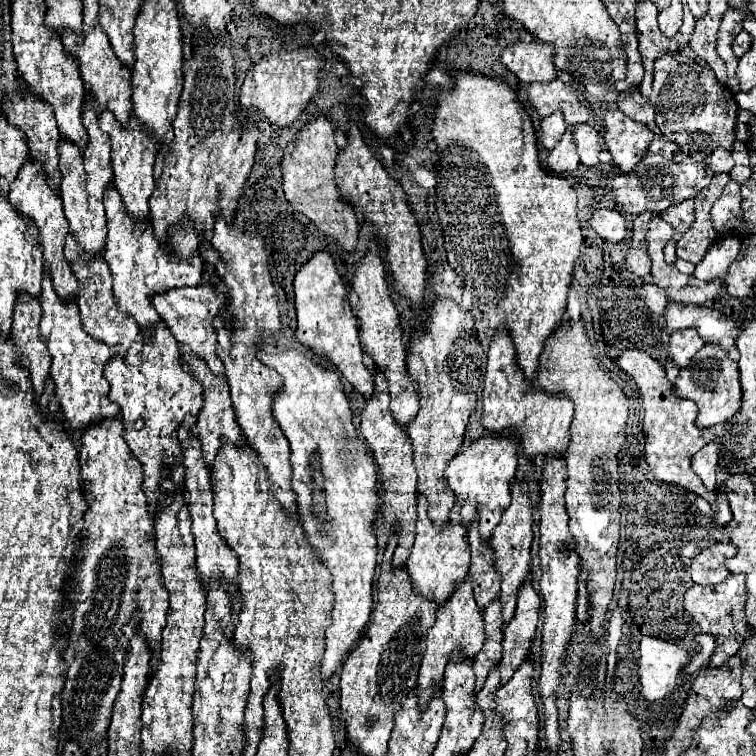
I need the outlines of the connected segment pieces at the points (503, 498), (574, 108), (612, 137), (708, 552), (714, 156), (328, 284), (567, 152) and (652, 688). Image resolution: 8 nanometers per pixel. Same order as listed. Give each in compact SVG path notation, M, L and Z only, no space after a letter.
M483 437L461 449L445 471L445 485L455 493L457 501L475 501L479 513L479 535L489 541L497 527L501 513L511 503L511 483L517 467L517 447L511 437Z
M553 79L551 83L533 83L529 85L529 103L537 111L541 119L549 117L555 111L561 111L567 125L575 123L587 123L589 111L577 97L577 89L573 87L573 81L559 81Z
M621 111L605 115L605 147L621 173L629 173L641 161L651 139L653 133L643 123L629 119Z
M712 543L703 549L691 567L691 579L697 585L717 585L723 583L729 571L725 569L725 559L737 554L731 543Z
M719 147L715 153L711 153L711 157L707 157L707 163L713 173L729 173L733 167L733 157L727 149Z
M315 253L295 275L295 309L297 309L297 341L309 345L317 355L327 357L339 373L361 393L365 399L373 393L373 377L363 365L363 351L359 343L357 319L349 307L347 287L335 269L329 253Z
M569 127L567 133L561 137L561 141L555 145L555 149L549 151L547 169L555 175L563 175L563 173L573 173L577 167L579 167L579 155L571 139L571 127Z
M643 637L639 641L639 661L637 661L637 677L639 677L639 683L641 683L641 697L645 701L657 701L657 699L663 699L665 695L669 695L675 685L677 685L677 675L679 671L689 663L691 659L691 651L685 651L669 641L663 641L663 639L655 639L655 637Z

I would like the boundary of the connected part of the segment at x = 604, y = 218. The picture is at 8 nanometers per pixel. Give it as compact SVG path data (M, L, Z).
M595 209L593 219L591 219L591 227L597 231L599 237L613 241L613 243L623 241L629 235L629 227L627 227L625 217L615 209Z

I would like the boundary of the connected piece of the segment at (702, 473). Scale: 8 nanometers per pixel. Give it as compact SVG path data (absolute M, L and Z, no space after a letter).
M711 441L705 445L693 459L691 467L697 473L697 477L703 481L707 489L715 489L715 465L717 465L717 455L719 455L719 443Z

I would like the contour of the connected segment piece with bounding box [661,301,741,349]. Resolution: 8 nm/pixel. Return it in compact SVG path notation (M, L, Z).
M669 303L663 317L663 329L667 333L683 331L687 327L693 327L699 331L699 337L705 343L719 345L723 349L731 349L735 345L735 339L741 333L741 325L733 323L729 317L723 313L709 309L709 307L699 307L699 305L677 305Z

